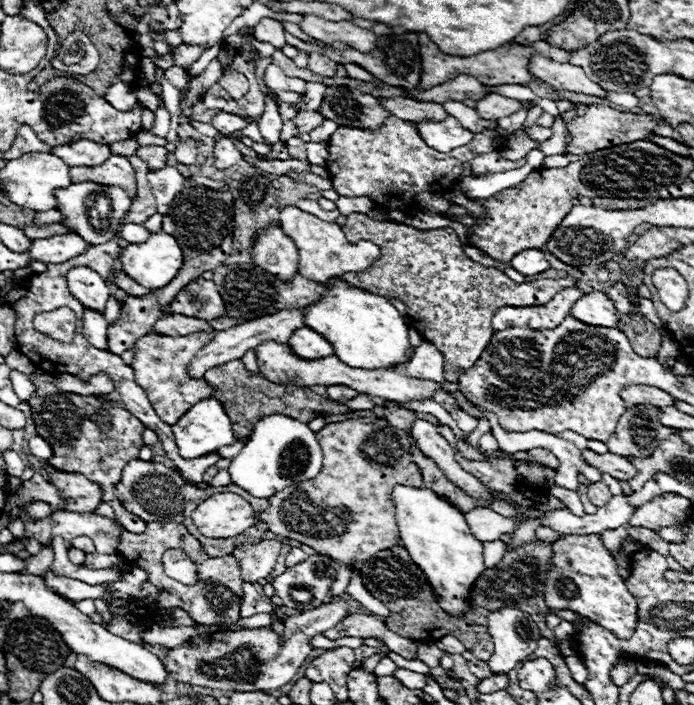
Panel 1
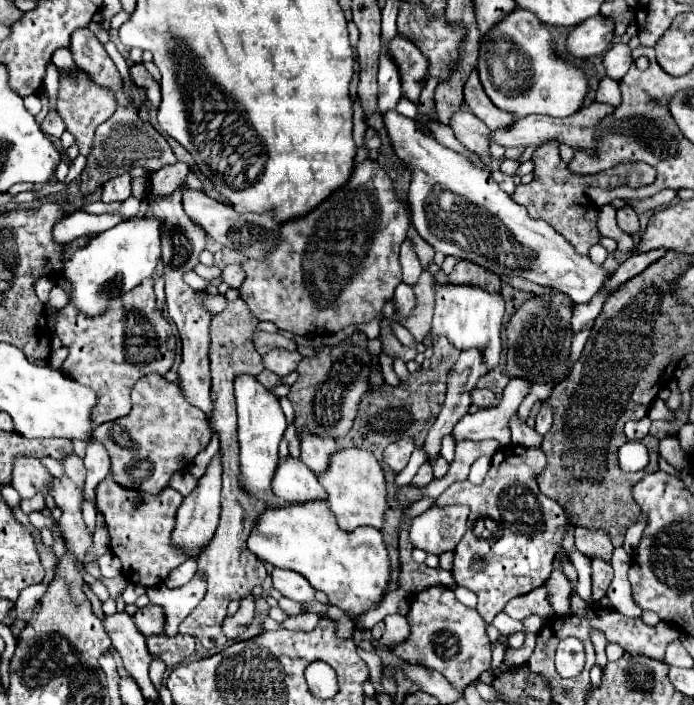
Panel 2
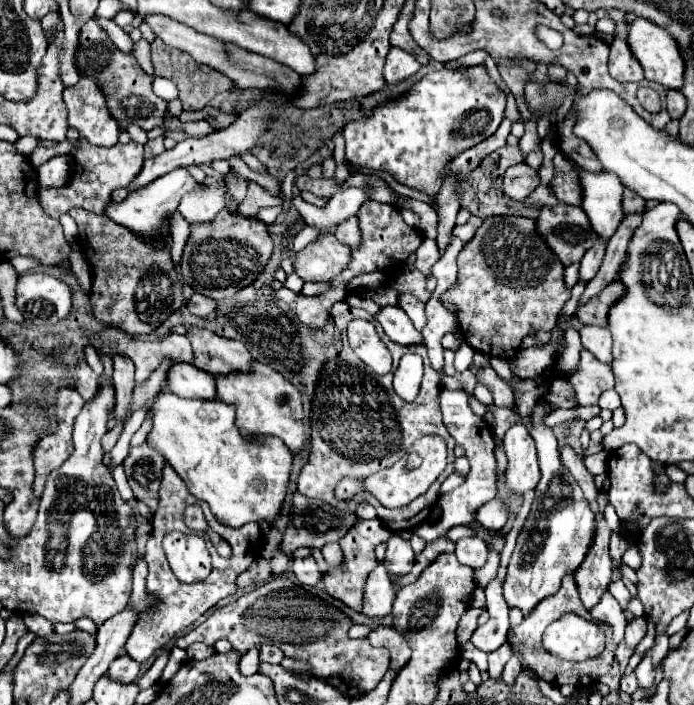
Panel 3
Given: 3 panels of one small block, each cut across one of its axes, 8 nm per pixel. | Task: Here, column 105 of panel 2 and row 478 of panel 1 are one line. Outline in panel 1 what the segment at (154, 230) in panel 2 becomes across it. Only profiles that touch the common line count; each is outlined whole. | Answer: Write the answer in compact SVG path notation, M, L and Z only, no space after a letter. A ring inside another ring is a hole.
M268 416L256 422L242 452L230 460L228 472L232 482L252 496L270 498L296 482L314 478L322 470L322 460L324 454L320 442L316 438L316 432L312 432L308 424L288 416ZM282 468L288 468L290 474L284 476Z

